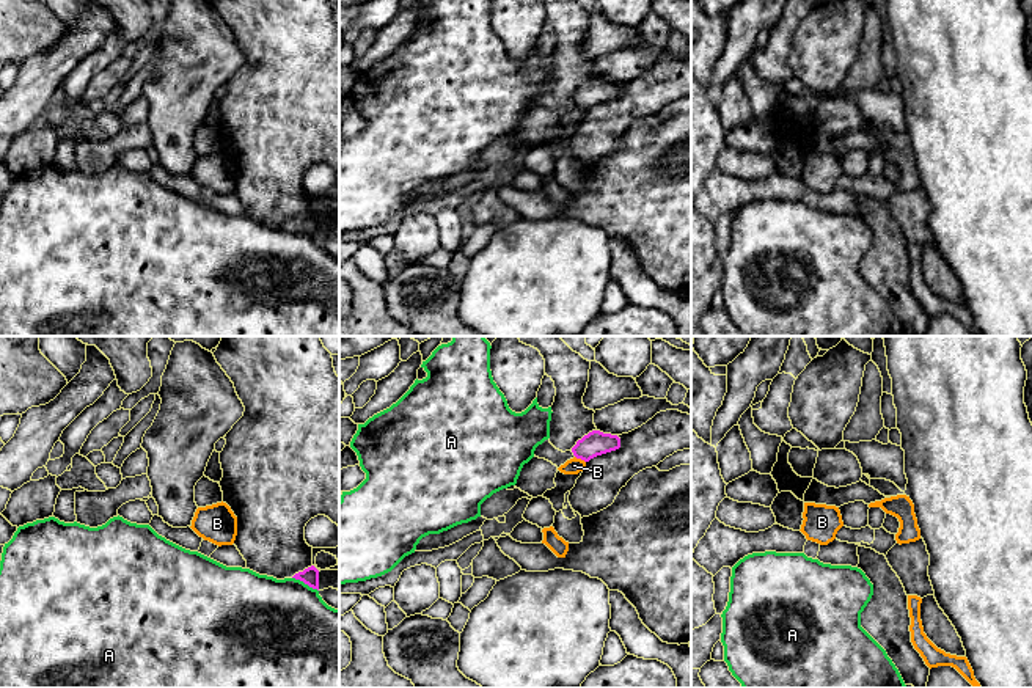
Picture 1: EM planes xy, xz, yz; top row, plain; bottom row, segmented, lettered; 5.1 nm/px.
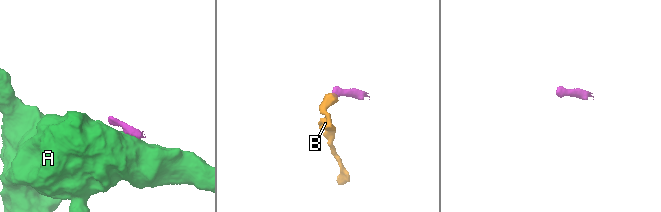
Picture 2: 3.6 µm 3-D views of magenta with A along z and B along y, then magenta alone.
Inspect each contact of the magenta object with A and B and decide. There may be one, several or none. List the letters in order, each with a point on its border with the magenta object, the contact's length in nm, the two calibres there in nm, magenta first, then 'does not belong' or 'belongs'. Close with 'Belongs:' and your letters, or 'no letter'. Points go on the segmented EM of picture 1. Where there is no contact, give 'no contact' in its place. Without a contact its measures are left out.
A: xy (305, 583) | 150 nm | 90/480 nm | does not belong
B: xz (580, 457) | 70 nm | 130/80 nm | does not belong
Belongs: no letter

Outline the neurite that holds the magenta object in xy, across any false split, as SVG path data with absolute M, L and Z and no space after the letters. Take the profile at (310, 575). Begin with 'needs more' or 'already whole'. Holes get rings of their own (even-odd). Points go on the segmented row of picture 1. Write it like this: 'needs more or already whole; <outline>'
needs more; M314 565L295 573L292 578L303 581L313 589L324 591L328 587L339 591L339 570L317 570Z

